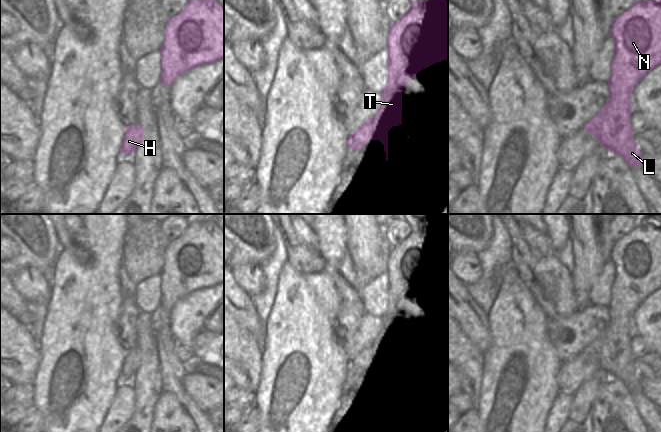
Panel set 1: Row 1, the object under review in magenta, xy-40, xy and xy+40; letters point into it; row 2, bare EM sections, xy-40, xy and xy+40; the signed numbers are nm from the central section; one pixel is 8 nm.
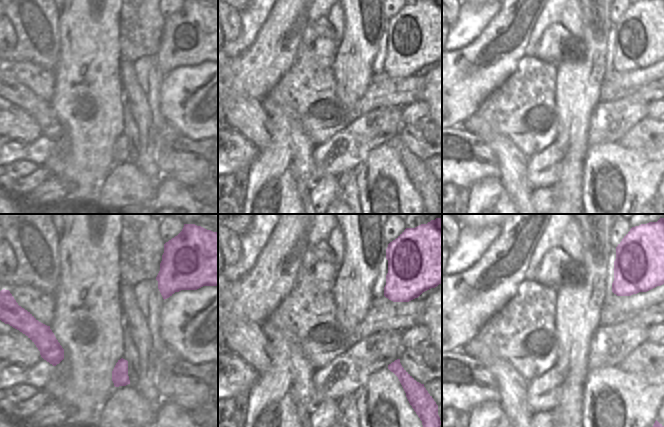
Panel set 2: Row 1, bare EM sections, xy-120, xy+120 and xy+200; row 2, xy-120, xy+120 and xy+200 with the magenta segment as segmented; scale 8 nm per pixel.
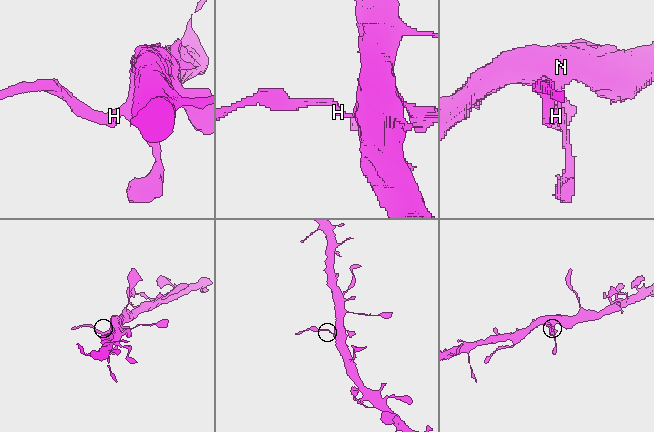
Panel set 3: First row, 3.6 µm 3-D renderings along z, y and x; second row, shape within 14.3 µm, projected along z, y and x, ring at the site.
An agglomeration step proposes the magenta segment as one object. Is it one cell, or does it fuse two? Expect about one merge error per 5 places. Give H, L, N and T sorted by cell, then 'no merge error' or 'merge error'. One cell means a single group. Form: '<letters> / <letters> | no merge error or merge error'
H L N T | no merge error

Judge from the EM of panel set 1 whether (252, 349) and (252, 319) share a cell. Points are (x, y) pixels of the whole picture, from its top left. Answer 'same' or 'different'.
different

